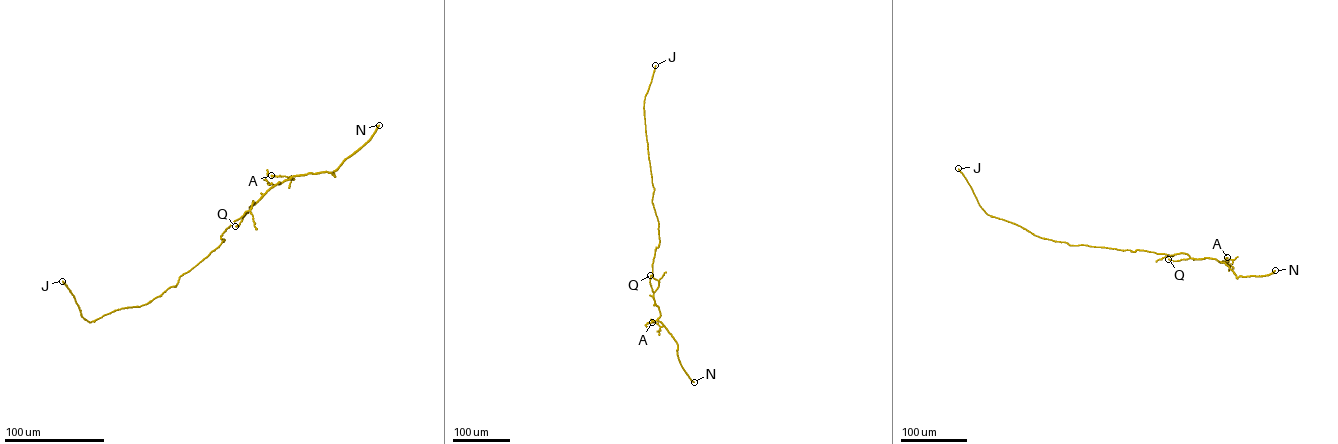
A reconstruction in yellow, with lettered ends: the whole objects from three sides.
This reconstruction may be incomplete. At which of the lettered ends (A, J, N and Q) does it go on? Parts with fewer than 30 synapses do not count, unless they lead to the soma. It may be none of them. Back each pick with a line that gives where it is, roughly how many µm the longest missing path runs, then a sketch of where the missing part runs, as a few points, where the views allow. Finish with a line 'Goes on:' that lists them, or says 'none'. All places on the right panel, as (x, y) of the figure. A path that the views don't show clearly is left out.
J: place (958, 168); missing 120 µm; course (958, 168), (942, 152), (900, 131)
Goes on: J

